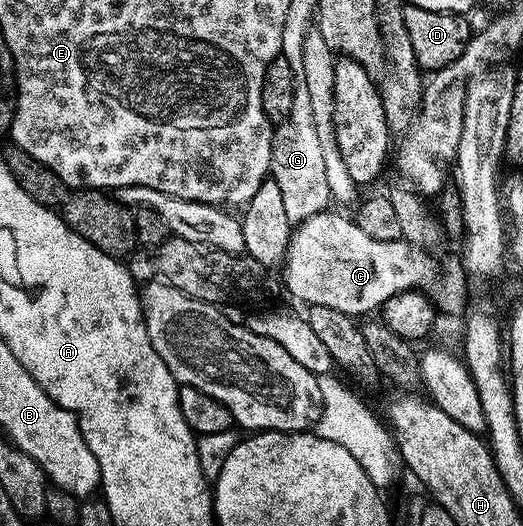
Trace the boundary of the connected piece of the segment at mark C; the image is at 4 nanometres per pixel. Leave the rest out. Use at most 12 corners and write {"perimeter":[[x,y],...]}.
{"perimeter":[[319,211],[295,226],[282,283],[353,317],[403,291],[465,314],[469,276],[423,247]]}

